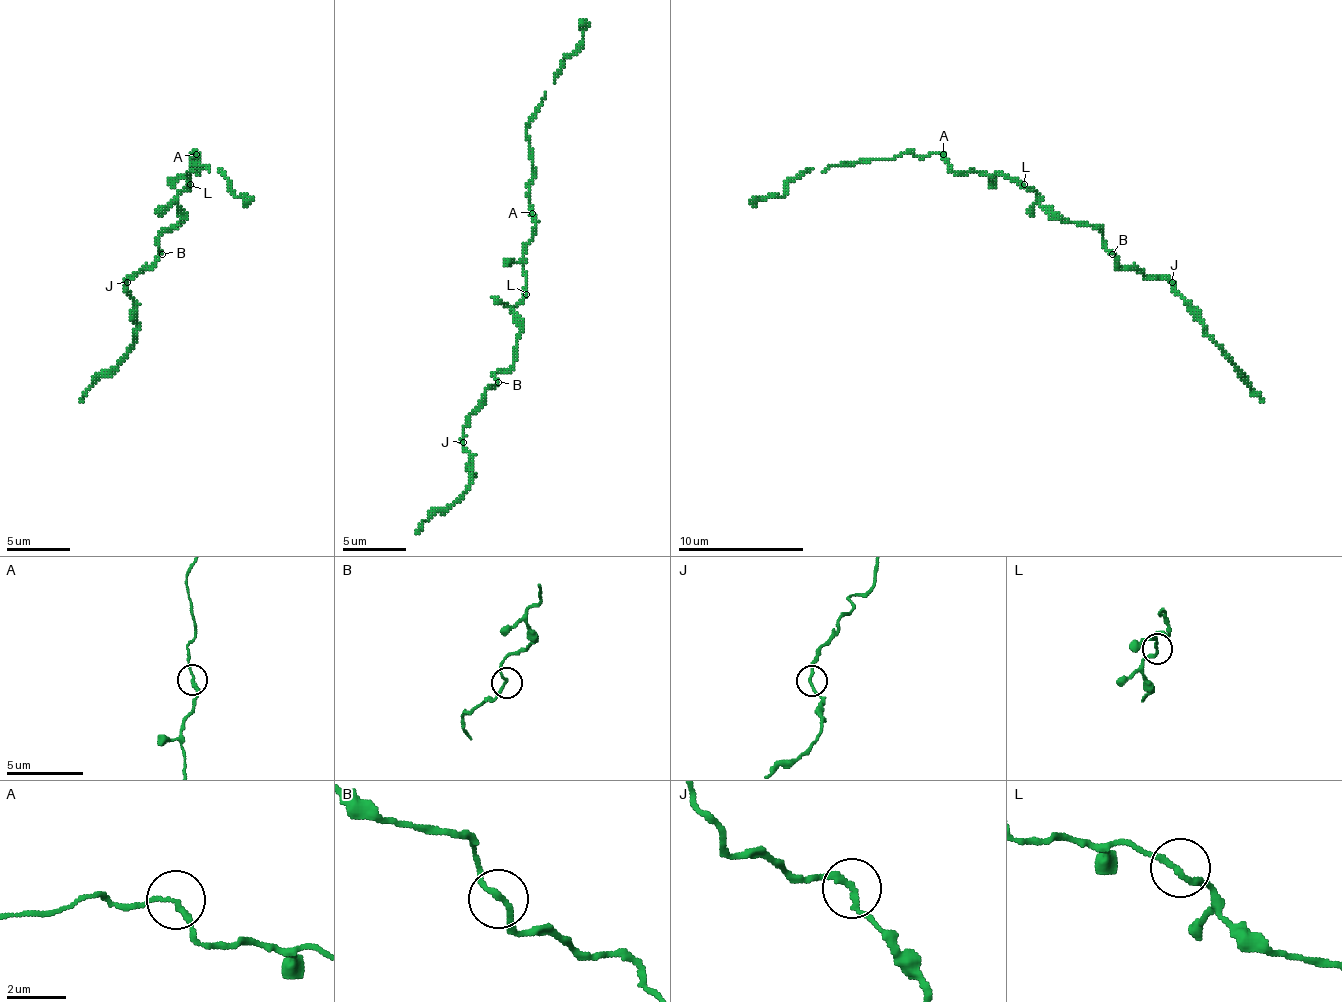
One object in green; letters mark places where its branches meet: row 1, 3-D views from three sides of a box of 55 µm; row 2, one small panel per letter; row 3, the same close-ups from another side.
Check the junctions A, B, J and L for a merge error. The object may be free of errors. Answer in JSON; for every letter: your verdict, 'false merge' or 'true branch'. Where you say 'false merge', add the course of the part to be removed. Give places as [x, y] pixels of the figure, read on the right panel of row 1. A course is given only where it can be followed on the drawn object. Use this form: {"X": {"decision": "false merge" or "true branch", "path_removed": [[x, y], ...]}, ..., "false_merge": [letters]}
{"A": {"decision": "true branch"}, "B": {"decision": "true branch"}, "J": {"decision": "true branch"}, "L": {"decision": "true branch"}, "false_merge": []}

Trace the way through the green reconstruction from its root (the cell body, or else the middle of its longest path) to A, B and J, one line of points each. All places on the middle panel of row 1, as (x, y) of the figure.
A: (514, 310), (523, 297), (526, 284), (523, 250), (532, 237), (536, 225), (532, 212)
B: (514, 310), (520, 328), (517, 354), (507, 369), (495, 373), (498, 382)
J: (514, 310), (520, 328), (514, 363), (495, 373), (498, 382), (485, 392), (485, 401), (469, 417), (463, 442)

